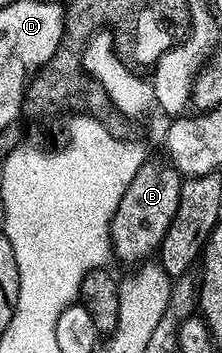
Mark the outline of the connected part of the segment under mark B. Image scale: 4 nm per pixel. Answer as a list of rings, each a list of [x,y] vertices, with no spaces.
[[[151,163],[140,167],[132,183],[128,184],[128,189],[124,191],[111,219],[110,241],[113,256],[117,260],[146,263],[157,254],[176,215],[176,207],[180,207],[180,187],[183,180],[181,173],[173,167],[157,169]]]

